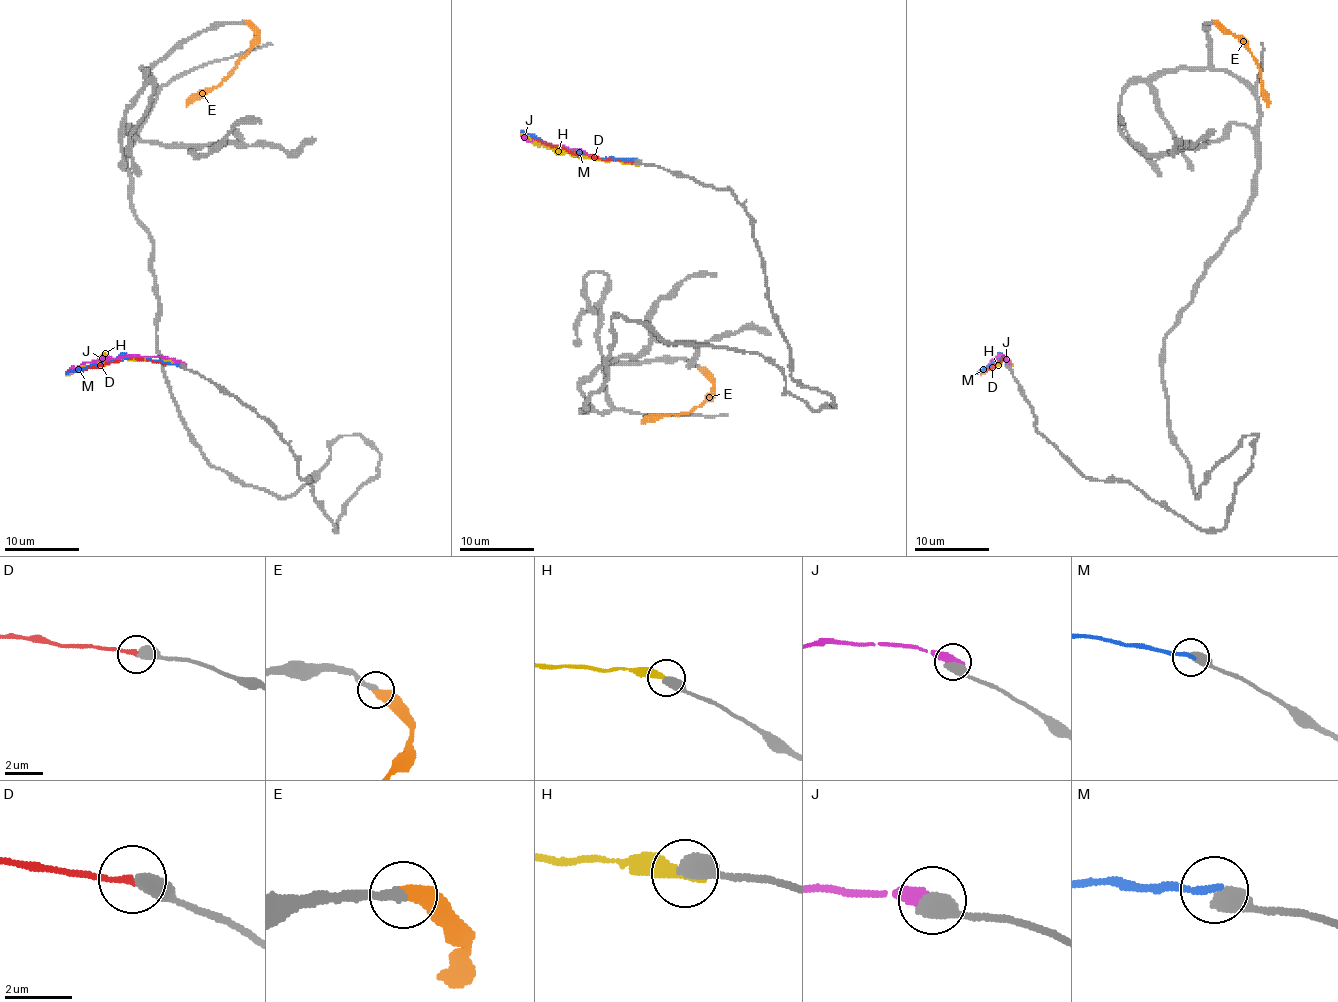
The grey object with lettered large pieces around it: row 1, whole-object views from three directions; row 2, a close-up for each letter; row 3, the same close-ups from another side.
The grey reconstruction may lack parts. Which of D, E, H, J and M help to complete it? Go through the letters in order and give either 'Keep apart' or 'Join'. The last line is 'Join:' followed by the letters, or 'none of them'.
D: Join
E: Join
H: Keep apart
J: Keep apart
M: Keep apart
Join: D, E

